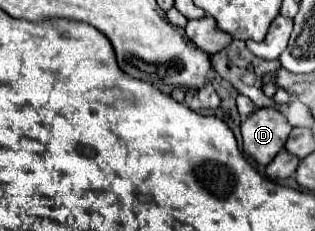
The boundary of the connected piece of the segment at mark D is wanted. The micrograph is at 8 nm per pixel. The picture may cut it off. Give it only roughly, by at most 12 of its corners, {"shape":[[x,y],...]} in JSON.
{"shape":[[257,109],[241,123],[243,151],[265,167],[285,147],[281,111]]}

